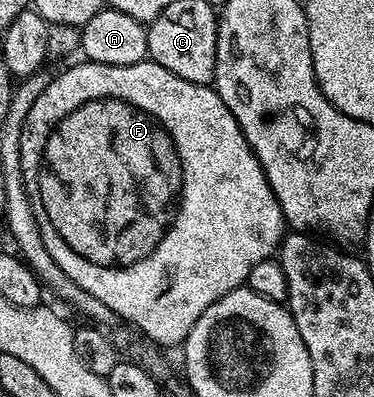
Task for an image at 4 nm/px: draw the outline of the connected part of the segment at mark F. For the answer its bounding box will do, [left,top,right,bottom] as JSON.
[21,60,285,348]

